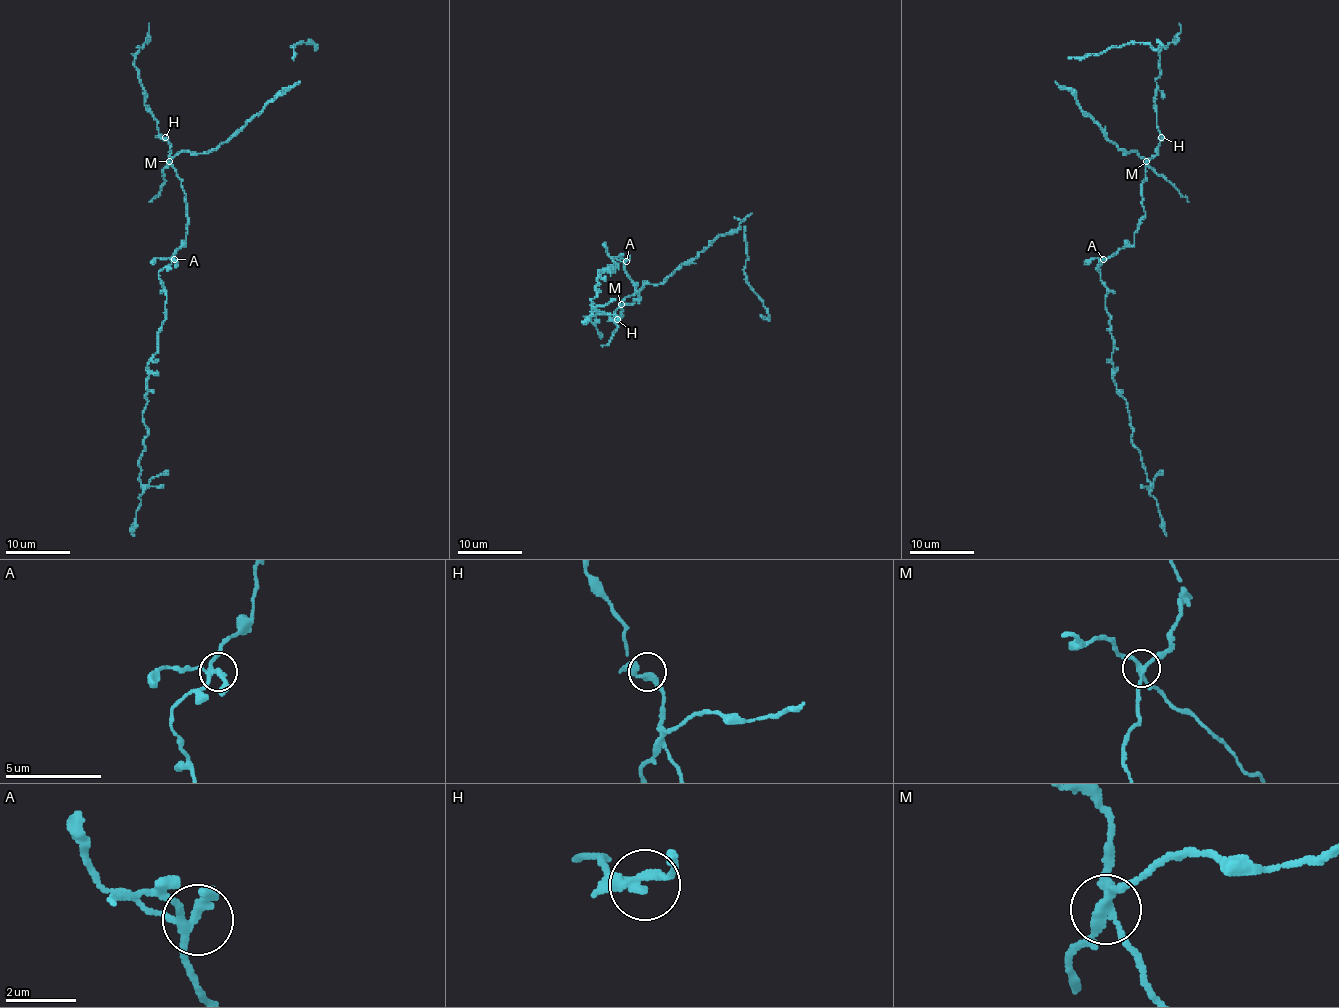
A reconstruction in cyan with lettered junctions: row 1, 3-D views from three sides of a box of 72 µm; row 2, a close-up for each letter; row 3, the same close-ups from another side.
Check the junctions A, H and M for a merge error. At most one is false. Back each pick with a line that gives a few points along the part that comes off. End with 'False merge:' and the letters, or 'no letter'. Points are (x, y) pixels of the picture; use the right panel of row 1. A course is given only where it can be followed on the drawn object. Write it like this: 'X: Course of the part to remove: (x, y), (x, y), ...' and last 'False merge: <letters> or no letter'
False merge: M

